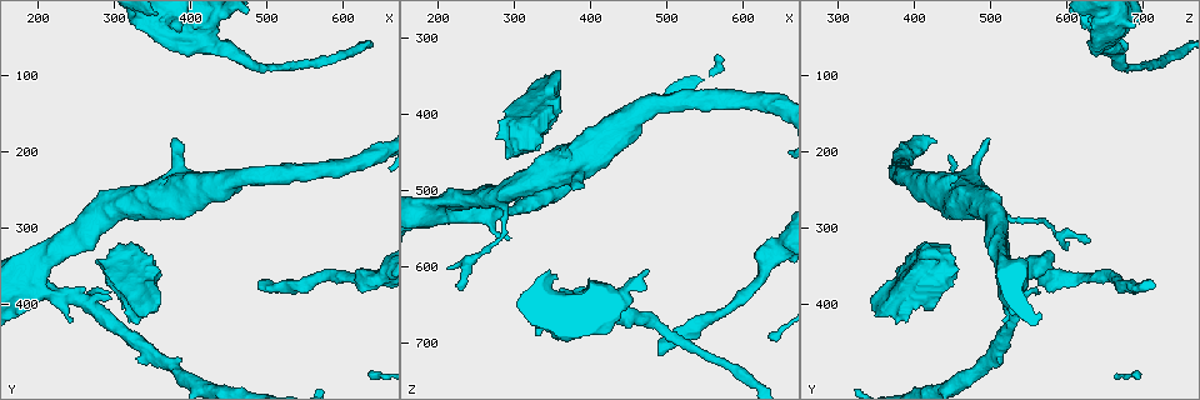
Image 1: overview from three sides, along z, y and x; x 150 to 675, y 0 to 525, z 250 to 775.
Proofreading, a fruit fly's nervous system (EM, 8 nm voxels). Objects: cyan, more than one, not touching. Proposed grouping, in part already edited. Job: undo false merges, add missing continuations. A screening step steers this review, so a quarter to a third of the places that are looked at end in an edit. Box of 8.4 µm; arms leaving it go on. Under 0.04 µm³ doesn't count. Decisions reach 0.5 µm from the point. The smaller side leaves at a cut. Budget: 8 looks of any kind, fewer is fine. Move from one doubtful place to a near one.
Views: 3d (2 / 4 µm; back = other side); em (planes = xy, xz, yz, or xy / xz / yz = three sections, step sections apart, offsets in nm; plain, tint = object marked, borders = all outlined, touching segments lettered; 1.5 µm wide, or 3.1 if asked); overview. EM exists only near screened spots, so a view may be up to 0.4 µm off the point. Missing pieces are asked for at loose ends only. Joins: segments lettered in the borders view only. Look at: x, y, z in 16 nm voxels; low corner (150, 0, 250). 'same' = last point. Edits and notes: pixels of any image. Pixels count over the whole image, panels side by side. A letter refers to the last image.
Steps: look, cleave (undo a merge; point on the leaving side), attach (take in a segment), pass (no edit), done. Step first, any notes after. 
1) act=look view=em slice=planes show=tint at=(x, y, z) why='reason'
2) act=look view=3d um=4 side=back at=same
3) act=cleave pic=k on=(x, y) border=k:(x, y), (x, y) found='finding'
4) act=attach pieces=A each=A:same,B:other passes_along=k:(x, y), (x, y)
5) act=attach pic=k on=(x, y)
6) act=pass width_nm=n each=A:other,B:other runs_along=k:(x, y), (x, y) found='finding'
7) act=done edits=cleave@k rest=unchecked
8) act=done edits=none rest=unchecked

act=look view=em slice=planes show=plain at=(375, 180, 500) why='branch stops here'

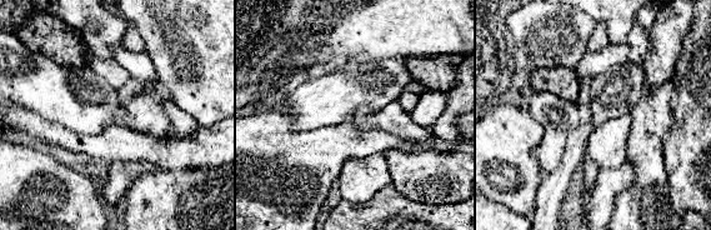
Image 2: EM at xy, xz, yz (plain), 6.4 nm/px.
act=look view=em slice=planes show=tint at=same

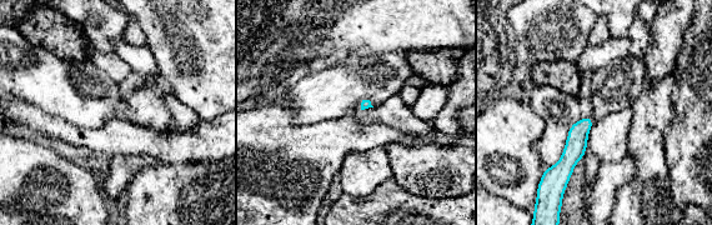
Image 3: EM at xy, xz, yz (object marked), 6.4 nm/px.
act=look view=em slice=planes show=borders at=same

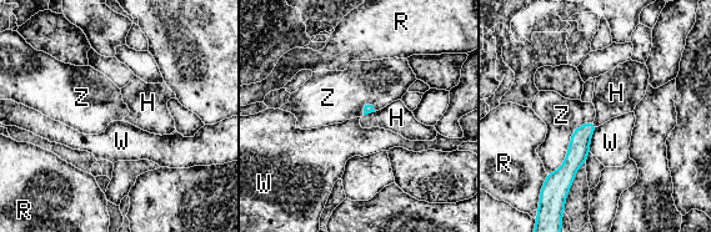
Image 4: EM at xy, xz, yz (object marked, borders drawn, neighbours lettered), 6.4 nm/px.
act=attach pieces=H each=H:same,R:other,W:other,Z:other passes_along=4:(579, 149), (594, 124), (616, 92) found='the neuron continues'

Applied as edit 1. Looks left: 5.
act=look view=overview

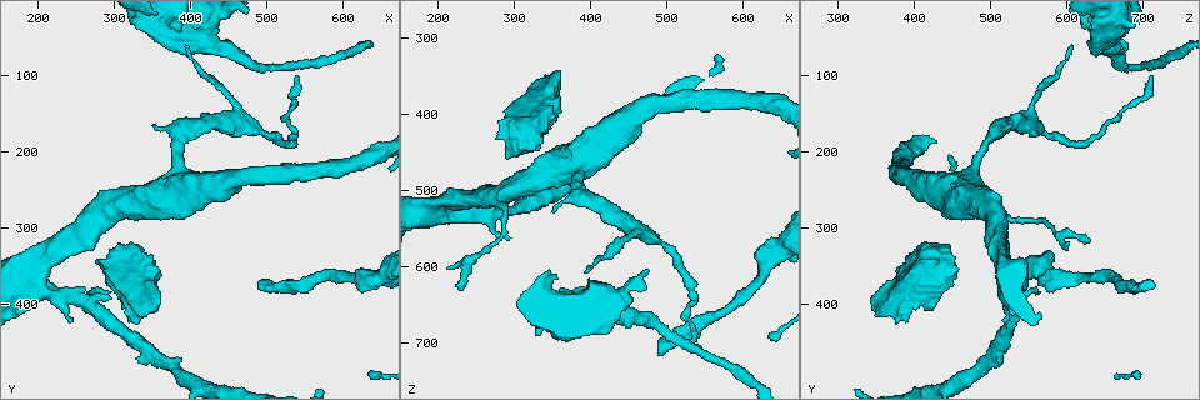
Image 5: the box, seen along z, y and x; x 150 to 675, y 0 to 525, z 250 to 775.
act=look view=3d um=2 at=(360, 385, 340) why='thick end'

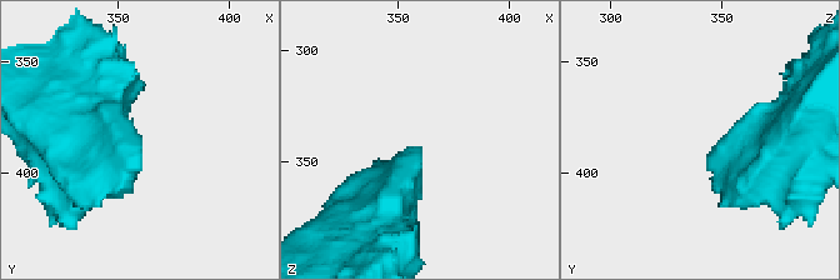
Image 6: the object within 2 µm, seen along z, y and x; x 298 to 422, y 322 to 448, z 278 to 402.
act=look view=em slice=xy step=4 show=tint at=(358, 389, 346)

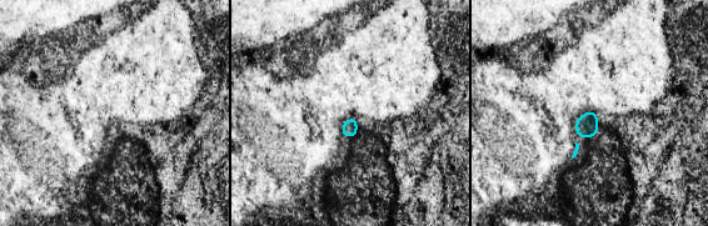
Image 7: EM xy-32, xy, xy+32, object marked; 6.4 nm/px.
act=look view=em slice=planes show=borders at=same why='another direction'

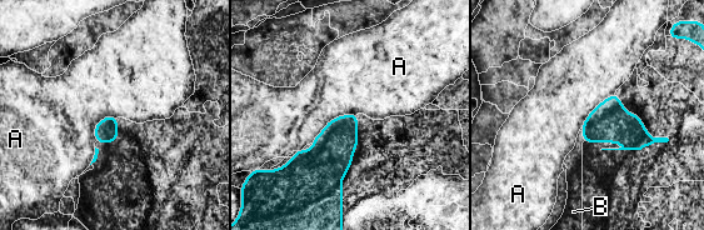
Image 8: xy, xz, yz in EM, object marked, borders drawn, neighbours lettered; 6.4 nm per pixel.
act=attach pieces=B each=A:other,B:same found='it goes on there'

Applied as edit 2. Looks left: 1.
act=done edits=attach@4,attach@8 rest=unchecked

